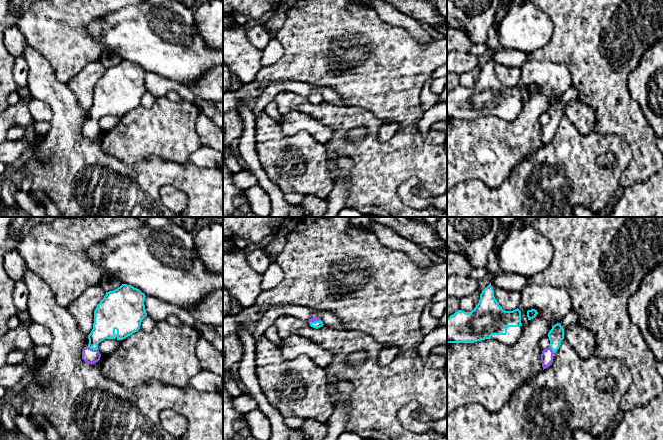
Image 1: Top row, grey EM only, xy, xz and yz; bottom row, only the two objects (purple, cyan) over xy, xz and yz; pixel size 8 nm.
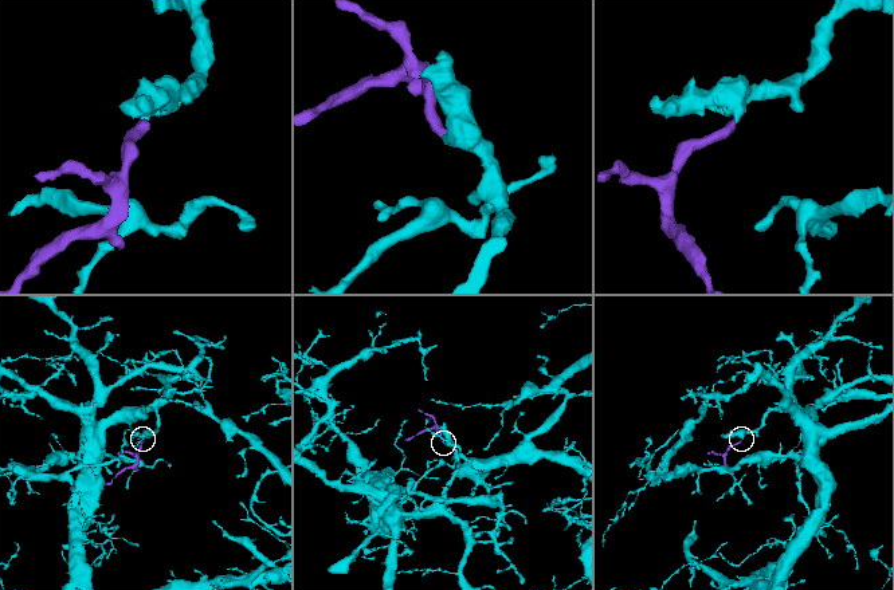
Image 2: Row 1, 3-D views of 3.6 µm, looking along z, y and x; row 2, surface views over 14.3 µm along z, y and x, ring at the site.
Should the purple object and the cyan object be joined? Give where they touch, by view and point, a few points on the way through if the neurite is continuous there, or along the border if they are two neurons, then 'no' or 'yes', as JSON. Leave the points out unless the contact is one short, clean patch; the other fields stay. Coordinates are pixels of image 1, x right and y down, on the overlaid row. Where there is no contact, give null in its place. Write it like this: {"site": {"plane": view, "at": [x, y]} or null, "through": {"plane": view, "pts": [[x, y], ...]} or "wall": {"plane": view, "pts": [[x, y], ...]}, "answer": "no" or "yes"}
{"site": {"plane": "xy", "at": [92, 349]}, "through": {"plane": "xy", "pts": [[91, 356], [92, 349], [105, 321]]}, "answer": "yes"}

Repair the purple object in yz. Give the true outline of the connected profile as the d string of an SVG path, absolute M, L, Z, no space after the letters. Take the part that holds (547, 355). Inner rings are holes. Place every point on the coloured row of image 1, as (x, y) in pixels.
M560 323L555 324L548 333L550 346L542 351L541 362L543 370L548 368L553 362L553 355L559 349L564 339L564 329Z

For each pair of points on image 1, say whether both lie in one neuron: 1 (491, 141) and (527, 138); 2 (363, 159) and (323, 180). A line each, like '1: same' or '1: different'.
1: same
2: different

